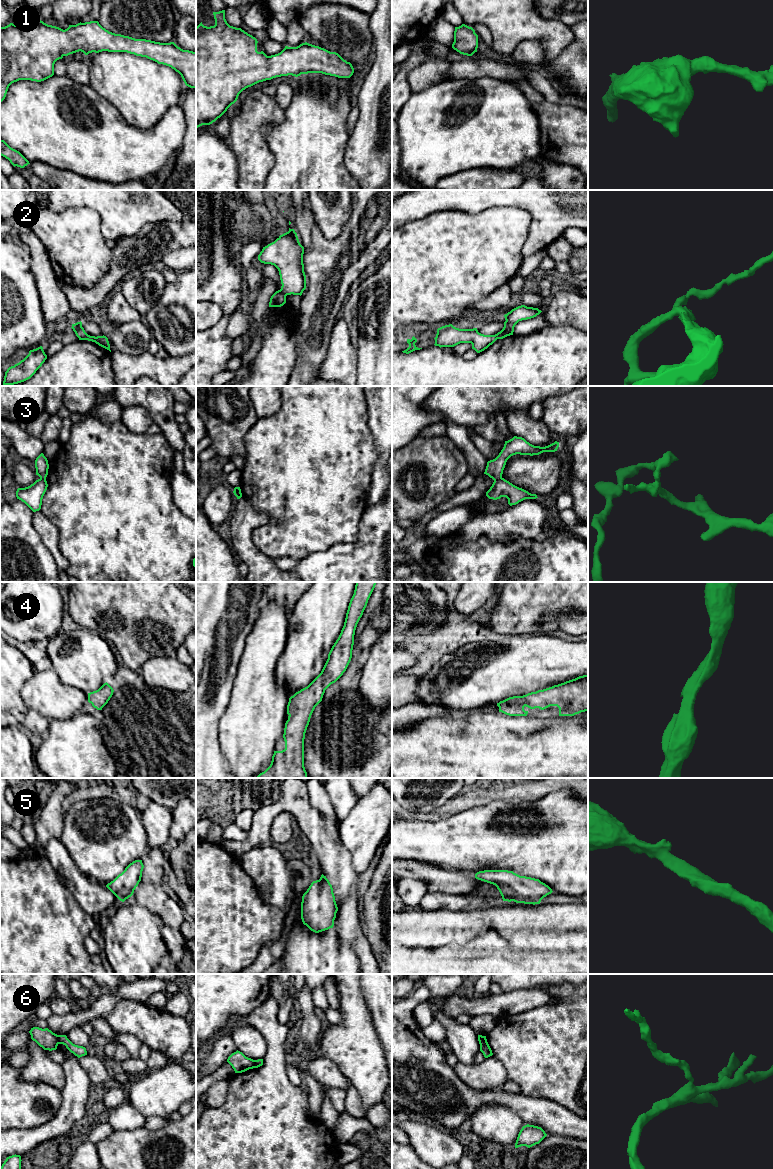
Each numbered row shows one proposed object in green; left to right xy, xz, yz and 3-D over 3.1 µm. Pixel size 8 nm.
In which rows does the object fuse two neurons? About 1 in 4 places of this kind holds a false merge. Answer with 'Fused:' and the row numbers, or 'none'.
Fused: 2, 3, 6

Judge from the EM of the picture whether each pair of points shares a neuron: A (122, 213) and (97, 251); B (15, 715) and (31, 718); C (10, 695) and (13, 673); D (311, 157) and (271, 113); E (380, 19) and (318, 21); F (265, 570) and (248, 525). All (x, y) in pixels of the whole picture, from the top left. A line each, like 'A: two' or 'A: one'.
A: two
B: two
C: one
D: two
E: two
F: one

